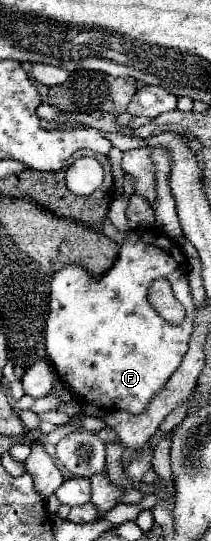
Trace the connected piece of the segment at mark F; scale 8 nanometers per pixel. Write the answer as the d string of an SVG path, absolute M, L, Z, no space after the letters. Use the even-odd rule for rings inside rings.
M140 228L126 232L126 240L120 246L118 260L114 260L114 268L106 272L106 276L90 276L86 268L78 268L78 264L68 264L66 268L54 274L50 286L50 306L46 318L46 352L50 362L54 364L60 382L68 386L68 390L86 404L96 404L108 412L126 410L132 414L142 414L150 398L156 396L170 376L182 364L184 354L188 352L188 342L194 330L194 304L188 286L186 272L186 256L160 228ZM158 278L170 282L176 300L186 310L186 320L180 326L168 324L148 302L150 284Z

